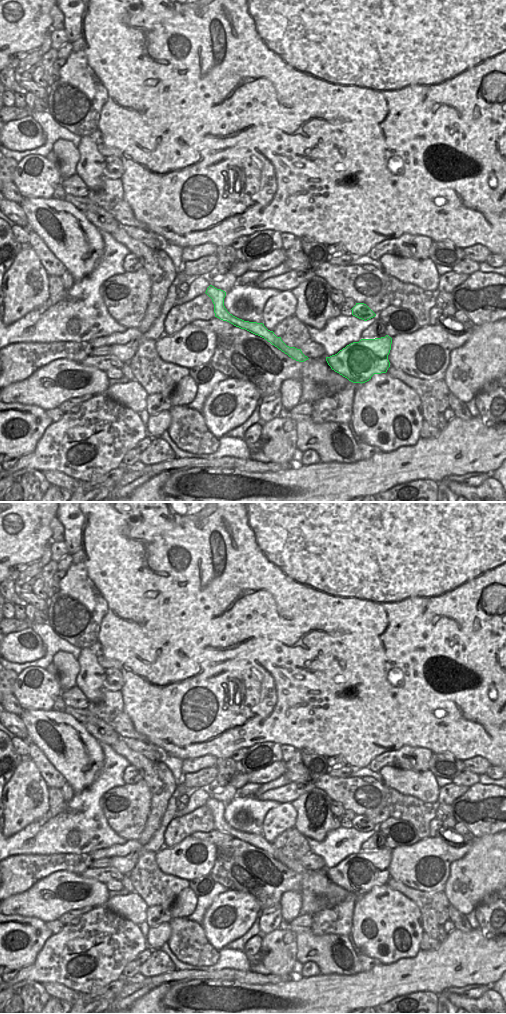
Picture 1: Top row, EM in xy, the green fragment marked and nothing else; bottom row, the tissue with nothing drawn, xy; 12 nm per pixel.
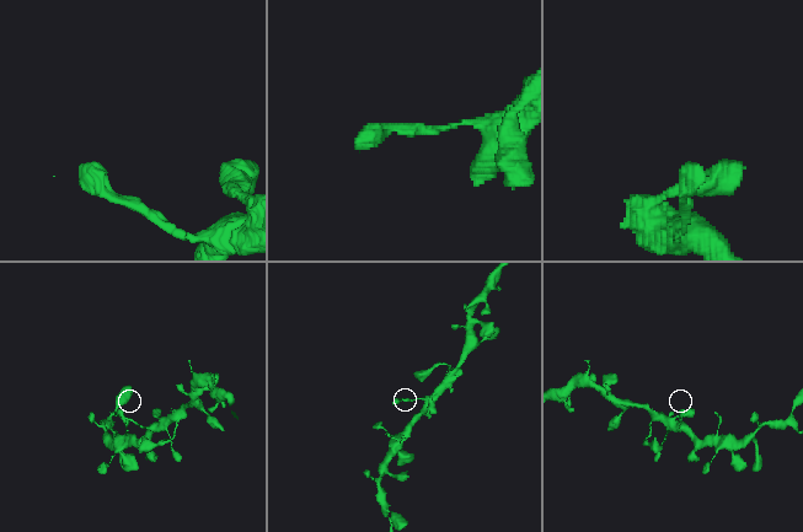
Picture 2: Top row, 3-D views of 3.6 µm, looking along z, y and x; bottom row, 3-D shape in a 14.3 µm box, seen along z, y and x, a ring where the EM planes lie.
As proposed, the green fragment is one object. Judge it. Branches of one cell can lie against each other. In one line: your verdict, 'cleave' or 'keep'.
keep

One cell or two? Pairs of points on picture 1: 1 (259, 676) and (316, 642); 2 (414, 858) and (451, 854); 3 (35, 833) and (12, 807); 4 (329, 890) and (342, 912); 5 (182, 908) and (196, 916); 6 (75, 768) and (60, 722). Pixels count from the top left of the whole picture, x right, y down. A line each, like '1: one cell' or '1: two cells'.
1: one cell
2: one cell
3: two cells
4: two cells
5: two cells
6: one cell

